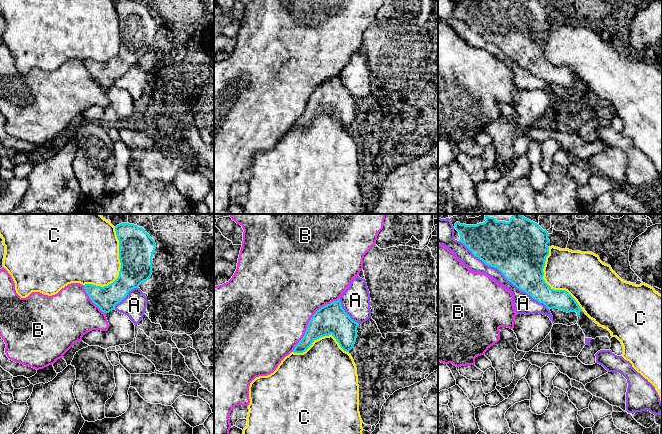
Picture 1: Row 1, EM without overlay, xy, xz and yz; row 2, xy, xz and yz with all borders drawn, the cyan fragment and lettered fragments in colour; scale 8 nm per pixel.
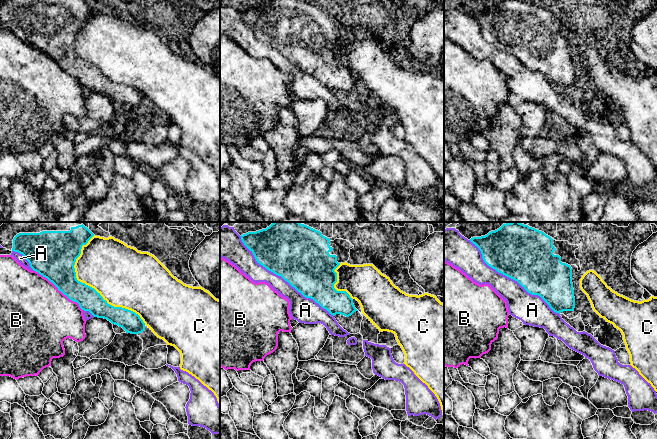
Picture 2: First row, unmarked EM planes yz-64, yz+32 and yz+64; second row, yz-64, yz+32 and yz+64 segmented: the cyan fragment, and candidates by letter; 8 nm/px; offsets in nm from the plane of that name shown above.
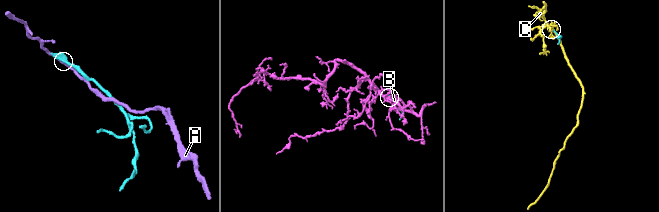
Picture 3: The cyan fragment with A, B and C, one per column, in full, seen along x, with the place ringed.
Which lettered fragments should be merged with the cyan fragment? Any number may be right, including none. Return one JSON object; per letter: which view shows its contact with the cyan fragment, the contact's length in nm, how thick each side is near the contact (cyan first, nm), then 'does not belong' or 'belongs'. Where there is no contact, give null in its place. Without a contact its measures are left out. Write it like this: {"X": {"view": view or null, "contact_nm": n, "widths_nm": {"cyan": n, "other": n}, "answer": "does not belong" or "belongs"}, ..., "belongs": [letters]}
{"A": {"view": "yz", "contact_nm": 900, "widths_nm": {"cyan": 460, "other": 140}, "answer": "does not belong"}, "B": {"view": "xz", "contact_nm": 550, "widths_nm": {"cyan": 240, "other": 500}, "answer": "does not belong"}, "C": {"view": "xy", "contact_nm": 550, "widths_nm": {"cyan": 280, "other": 440}, "answer": "does not belong"}, "belongs": []}

